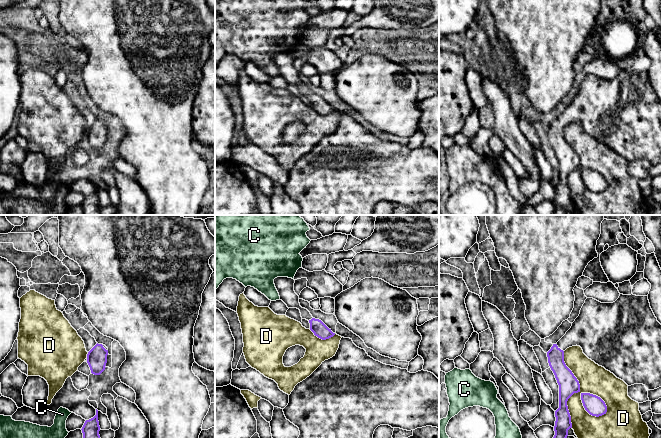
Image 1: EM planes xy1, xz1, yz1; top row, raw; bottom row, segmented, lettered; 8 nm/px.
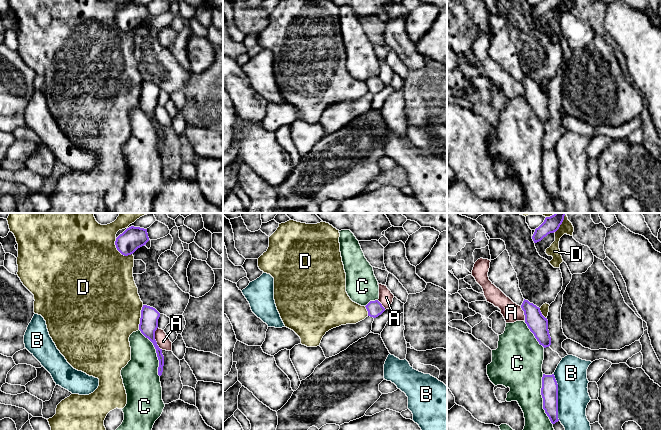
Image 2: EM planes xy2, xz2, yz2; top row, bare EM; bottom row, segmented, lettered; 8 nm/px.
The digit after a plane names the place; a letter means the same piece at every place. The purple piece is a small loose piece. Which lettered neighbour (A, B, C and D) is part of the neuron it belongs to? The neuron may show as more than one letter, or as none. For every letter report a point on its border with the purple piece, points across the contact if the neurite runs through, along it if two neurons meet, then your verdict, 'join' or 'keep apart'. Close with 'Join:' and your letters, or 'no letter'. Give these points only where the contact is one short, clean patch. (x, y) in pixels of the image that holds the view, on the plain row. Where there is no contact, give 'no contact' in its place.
A: contact xy2 (154, 115); keep apart
B: contact yz2 (557, 173); keep apart
C: contact yz2 (543, 175); keep apart
D: contact yz1 (579, 166); keep apart
Join: no letter

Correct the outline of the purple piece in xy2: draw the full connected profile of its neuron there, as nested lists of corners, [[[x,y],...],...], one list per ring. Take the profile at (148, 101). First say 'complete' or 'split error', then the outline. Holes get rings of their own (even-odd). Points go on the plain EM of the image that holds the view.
complete; [[[143,81],[141,86],[139,106],[153,119],[156,125],[157,133],[159,136],[158,151],[161,152],[164,142],[164,132],[162,130],[162,125],[159,124],[155,116],[155,107],[158,104],[159,93],[160,89],[155,84]]]

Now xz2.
complete; [[[378,76],[370,77],[365,83],[368,87],[368,92],[373,94],[378,93],[385,87],[385,84]]]

